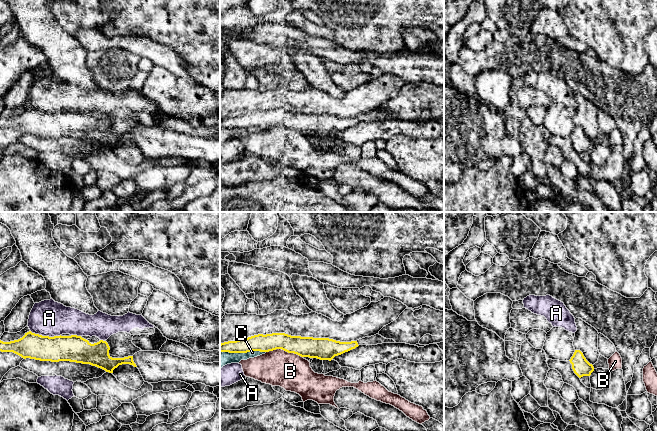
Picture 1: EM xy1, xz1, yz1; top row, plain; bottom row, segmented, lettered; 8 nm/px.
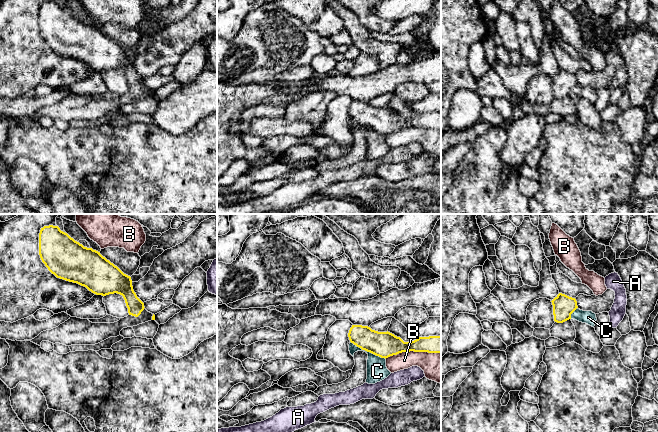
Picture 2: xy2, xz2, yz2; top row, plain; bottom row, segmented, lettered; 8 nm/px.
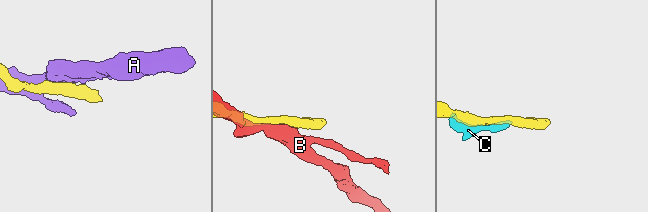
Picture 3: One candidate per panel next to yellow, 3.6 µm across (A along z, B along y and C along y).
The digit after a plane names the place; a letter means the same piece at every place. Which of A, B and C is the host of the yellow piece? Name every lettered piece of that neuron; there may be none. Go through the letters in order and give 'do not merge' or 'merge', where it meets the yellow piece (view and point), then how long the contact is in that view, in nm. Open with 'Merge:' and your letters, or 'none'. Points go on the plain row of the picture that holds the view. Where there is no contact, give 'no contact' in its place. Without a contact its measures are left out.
Merge: none
A: do not merge; meets yellow in xy1 at (45, 112); contact 260 nm long
B: do not merge; meets yellow in xz2 at (412, 126); contact 460 nm long
C: do not merge; meets yellow in xz1 at (243, 128); contact 360 nm long

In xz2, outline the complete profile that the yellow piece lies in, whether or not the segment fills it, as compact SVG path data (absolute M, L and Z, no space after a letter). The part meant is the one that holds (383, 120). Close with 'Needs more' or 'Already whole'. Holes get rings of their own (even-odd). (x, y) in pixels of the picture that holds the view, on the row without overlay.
M352 101L348 113L351 119L381 134L388 134L402 128L441 129L441 112L419 113L404 118L390 108L378 108L368 102Z. Already whole

